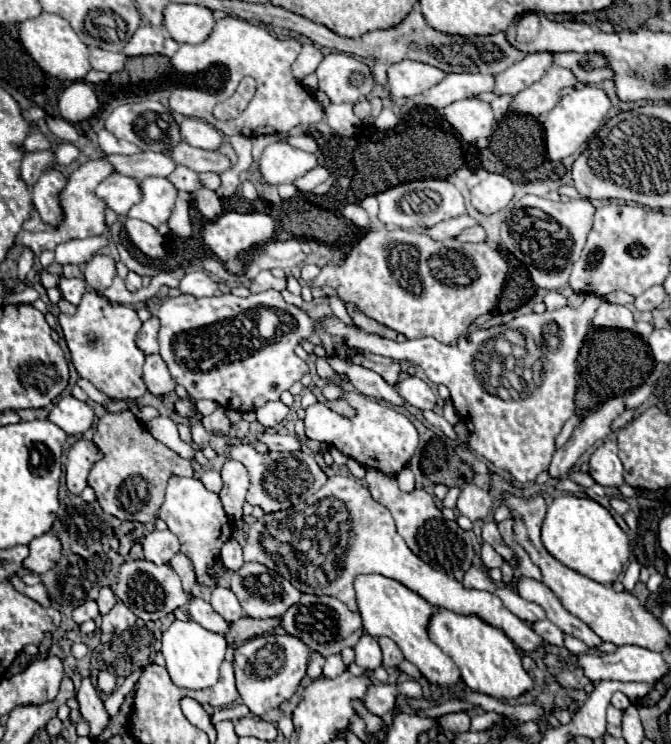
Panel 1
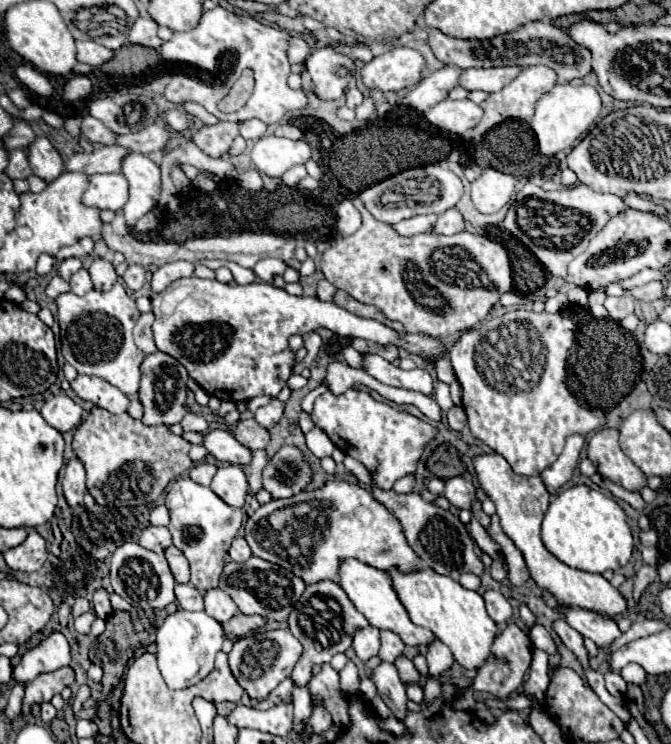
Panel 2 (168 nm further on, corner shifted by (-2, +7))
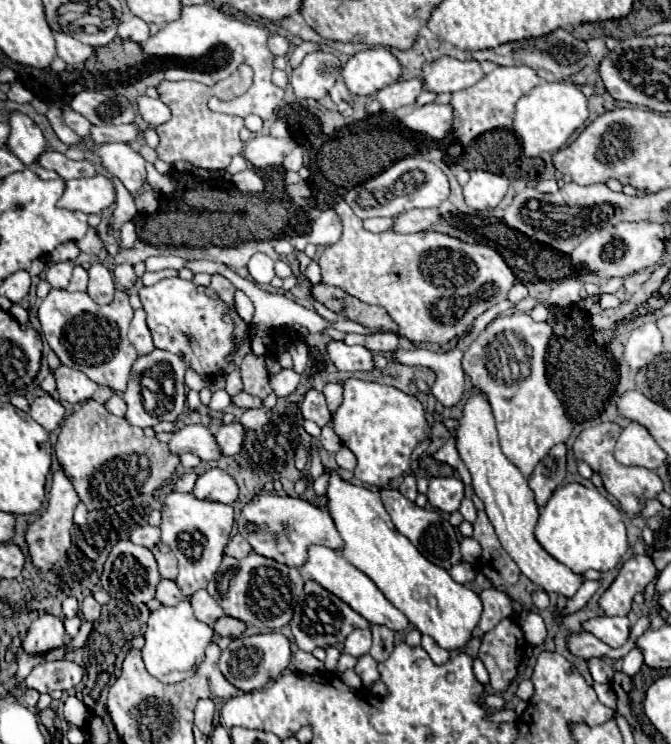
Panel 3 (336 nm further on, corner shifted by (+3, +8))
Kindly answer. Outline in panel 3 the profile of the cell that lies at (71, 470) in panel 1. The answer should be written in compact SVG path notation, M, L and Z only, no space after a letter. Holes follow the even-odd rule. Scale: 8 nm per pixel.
M56 470L54 476L52 476L52 488L50 488L50 498L48 498L48 508L24 532L24 540L28 544L28 554L32 558L32 564L40 572L48 572L70 550L70 546L72 546L70 530L72 530L72 524L74 524L72 522L72 514L74 514L74 508L76 508L78 502L80 502L80 498L78 498L74 486L70 484L70 480L66 478L66 474L62 470Z

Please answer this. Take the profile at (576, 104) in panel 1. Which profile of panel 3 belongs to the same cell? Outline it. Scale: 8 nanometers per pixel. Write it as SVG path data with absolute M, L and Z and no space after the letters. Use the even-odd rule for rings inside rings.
M540 82L532 92L516 102L516 116L512 122L520 138L524 156L538 156L542 152L556 152L566 146L568 138L588 120L588 100L574 86L566 82Z

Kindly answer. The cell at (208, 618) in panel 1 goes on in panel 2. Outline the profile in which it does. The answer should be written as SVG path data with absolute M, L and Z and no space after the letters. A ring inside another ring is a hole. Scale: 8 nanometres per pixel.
M185 583L185 585L177 585L175 587L175 597L177 597L177 603L181 609L187 609L187 611L203 611L203 595L193 589L193 585Z

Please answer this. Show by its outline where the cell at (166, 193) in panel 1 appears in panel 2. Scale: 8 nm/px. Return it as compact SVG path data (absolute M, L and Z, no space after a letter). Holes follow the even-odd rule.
M131 153L123 159L121 173L129 179L129 201L123 207L125 221L129 227L139 217L153 211L161 197L161 169L149 157Z

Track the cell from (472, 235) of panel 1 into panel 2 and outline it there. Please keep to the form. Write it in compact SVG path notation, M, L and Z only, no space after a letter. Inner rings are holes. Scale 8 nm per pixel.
M457 209L445 211L445 213L439 217L439 221L435 223L433 231L435 231L435 233L441 233L441 235L455 235L455 233L465 231L463 215L461 215Z

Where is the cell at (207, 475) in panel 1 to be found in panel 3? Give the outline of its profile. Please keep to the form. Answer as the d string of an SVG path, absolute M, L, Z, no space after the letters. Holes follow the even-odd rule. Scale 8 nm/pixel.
M186 472L184 476L180 476L180 478L176 480L176 484L174 484L172 490L176 490L176 492L192 492L196 478L198 478L198 474L194 474L194 472Z

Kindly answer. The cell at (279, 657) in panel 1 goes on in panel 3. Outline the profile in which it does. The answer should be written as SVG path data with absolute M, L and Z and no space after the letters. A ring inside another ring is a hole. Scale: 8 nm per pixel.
M280 632L256 634L256 636L248 636L248 638L234 638L220 656L220 672L236 688L240 688L244 692L252 692L252 690L264 688L270 680L276 680L290 664L290 658L292 658L290 642Z

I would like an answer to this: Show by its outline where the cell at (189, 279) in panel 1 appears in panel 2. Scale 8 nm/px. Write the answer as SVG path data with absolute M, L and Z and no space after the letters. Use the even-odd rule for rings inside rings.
M189 261L167 263L167 265L159 267L159 269L153 273L151 289L153 289L155 293L161 293L161 291L167 289L173 281L183 279L183 277L193 277L193 271L195 271L195 265L189 263Z

